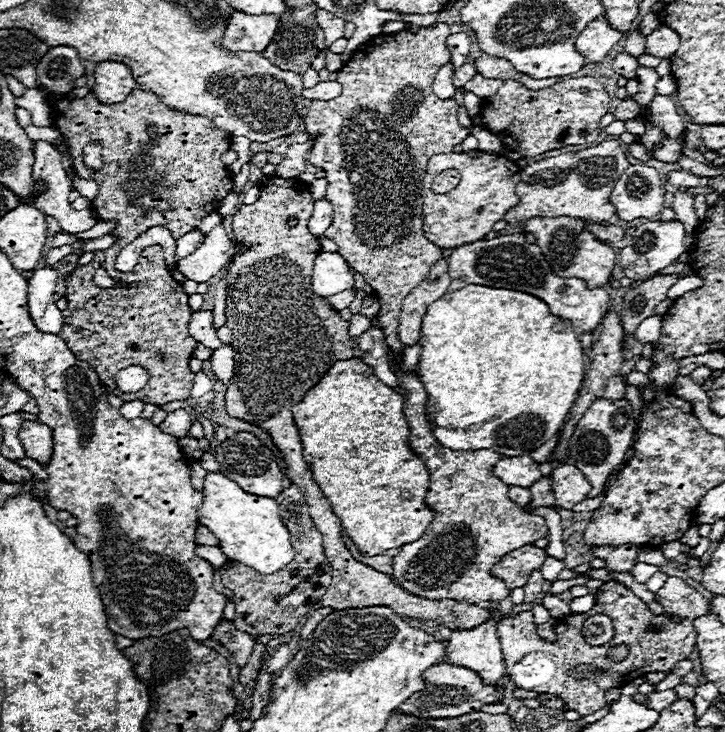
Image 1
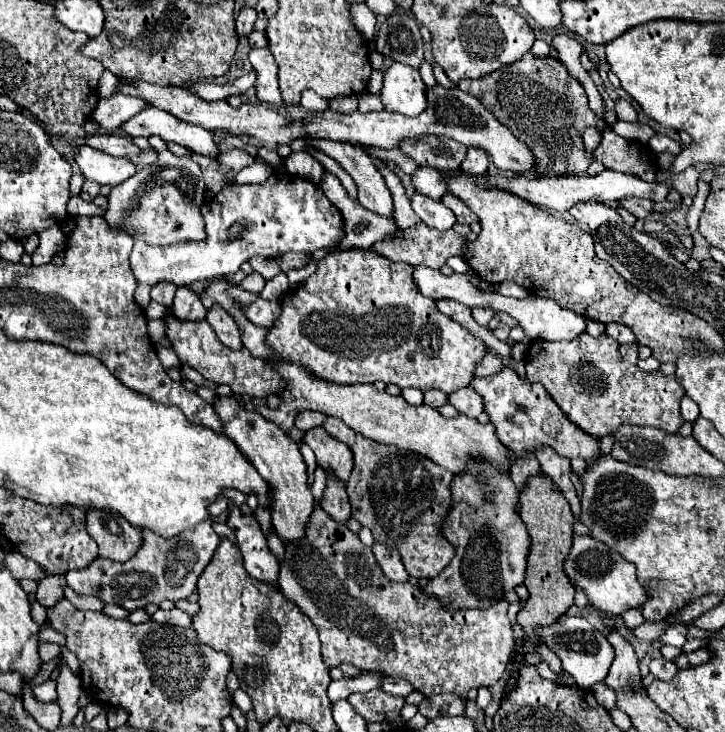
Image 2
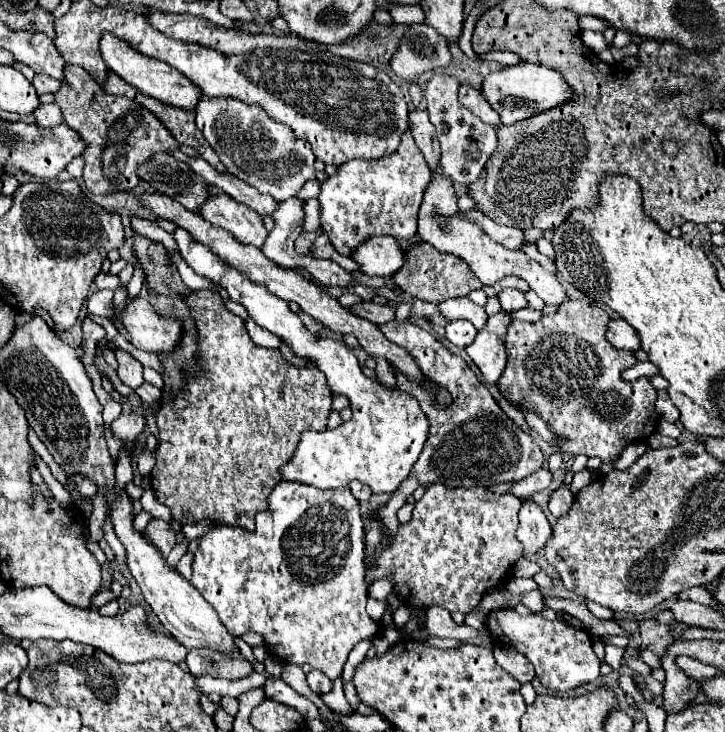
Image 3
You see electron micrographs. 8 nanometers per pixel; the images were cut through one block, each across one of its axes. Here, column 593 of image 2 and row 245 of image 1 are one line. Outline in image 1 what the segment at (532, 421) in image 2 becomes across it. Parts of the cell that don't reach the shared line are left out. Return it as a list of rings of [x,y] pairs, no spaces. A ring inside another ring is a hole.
[[[470,150],[470,152],[450,152],[450,154],[432,156],[432,160],[428,160],[426,176],[422,182],[424,236],[428,236],[428,240],[432,240],[432,244],[436,244],[442,250],[458,248],[470,244],[472,240],[484,238],[492,230],[492,226],[504,218],[508,208],[518,204],[514,192],[518,182],[520,182],[520,166],[502,154]],[[448,168],[456,168],[460,172],[462,176],[460,184],[446,194],[432,192],[434,178]]]

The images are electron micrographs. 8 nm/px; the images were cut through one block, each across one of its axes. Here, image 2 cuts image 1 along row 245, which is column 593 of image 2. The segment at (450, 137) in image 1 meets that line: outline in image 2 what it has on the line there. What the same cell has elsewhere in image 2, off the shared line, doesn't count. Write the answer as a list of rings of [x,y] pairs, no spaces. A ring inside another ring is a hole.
[[[588,332],[574,342],[534,340],[526,356],[526,380],[540,382],[562,412],[592,436],[616,434],[624,424],[678,432],[684,424],[680,416],[684,388],[674,376],[664,376],[660,370],[640,372],[638,366],[626,364],[618,348],[620,344],[608,334],[594,338]]]

